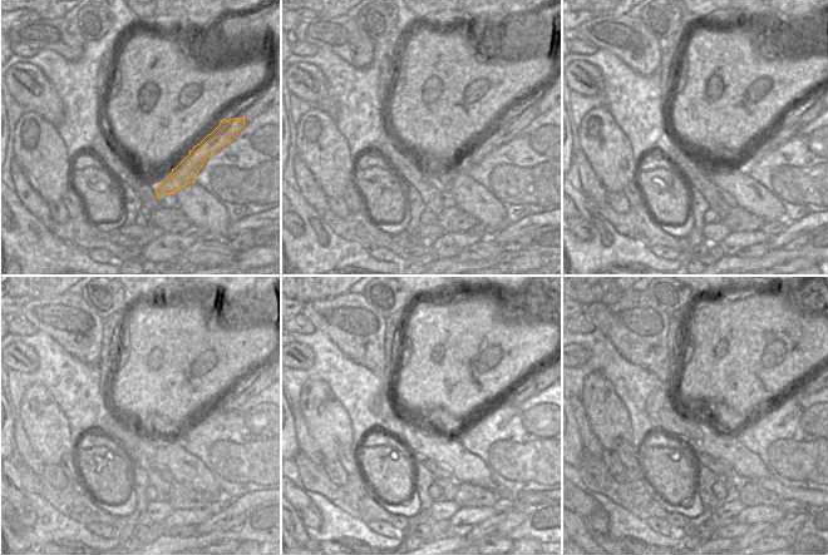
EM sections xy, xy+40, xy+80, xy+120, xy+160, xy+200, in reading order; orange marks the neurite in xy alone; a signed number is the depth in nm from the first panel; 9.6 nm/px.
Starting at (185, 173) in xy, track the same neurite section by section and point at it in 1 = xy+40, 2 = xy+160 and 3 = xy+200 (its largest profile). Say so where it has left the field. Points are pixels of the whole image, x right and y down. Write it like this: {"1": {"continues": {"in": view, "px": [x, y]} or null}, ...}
{"1": {"continues": {"in": "xy+40", "px": [508, 129]}}, "2": {"continues": {"in": "xy+160", "px": [536, 387]}}, "3": {"continues": {"in": "xy+200", "px": [816, 383]}}}

